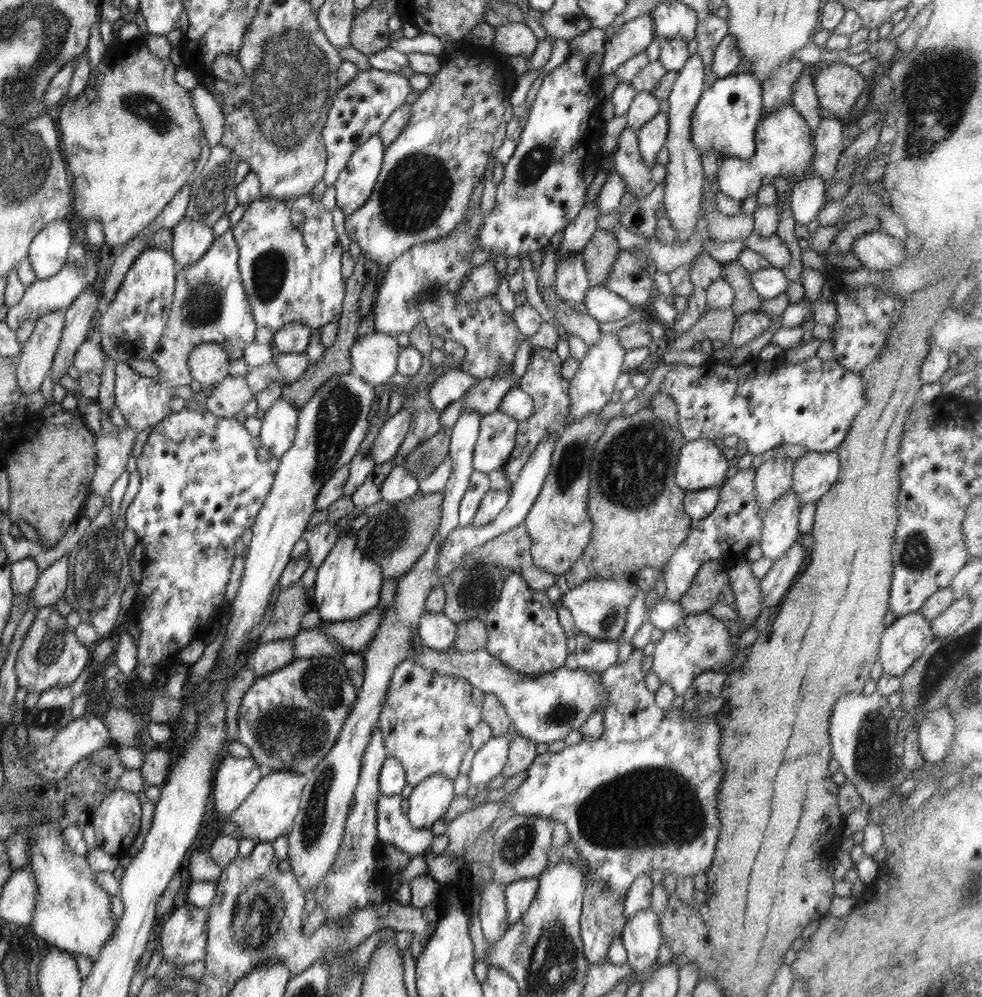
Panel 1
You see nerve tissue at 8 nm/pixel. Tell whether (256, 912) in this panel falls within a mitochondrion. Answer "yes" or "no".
yes

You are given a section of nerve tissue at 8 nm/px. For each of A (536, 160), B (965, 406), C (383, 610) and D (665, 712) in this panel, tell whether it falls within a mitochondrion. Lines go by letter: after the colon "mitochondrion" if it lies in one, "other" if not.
A: mitochondrion
B: other
C: other
D: other

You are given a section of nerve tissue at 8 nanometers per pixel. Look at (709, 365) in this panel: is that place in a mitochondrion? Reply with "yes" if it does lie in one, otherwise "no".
no

